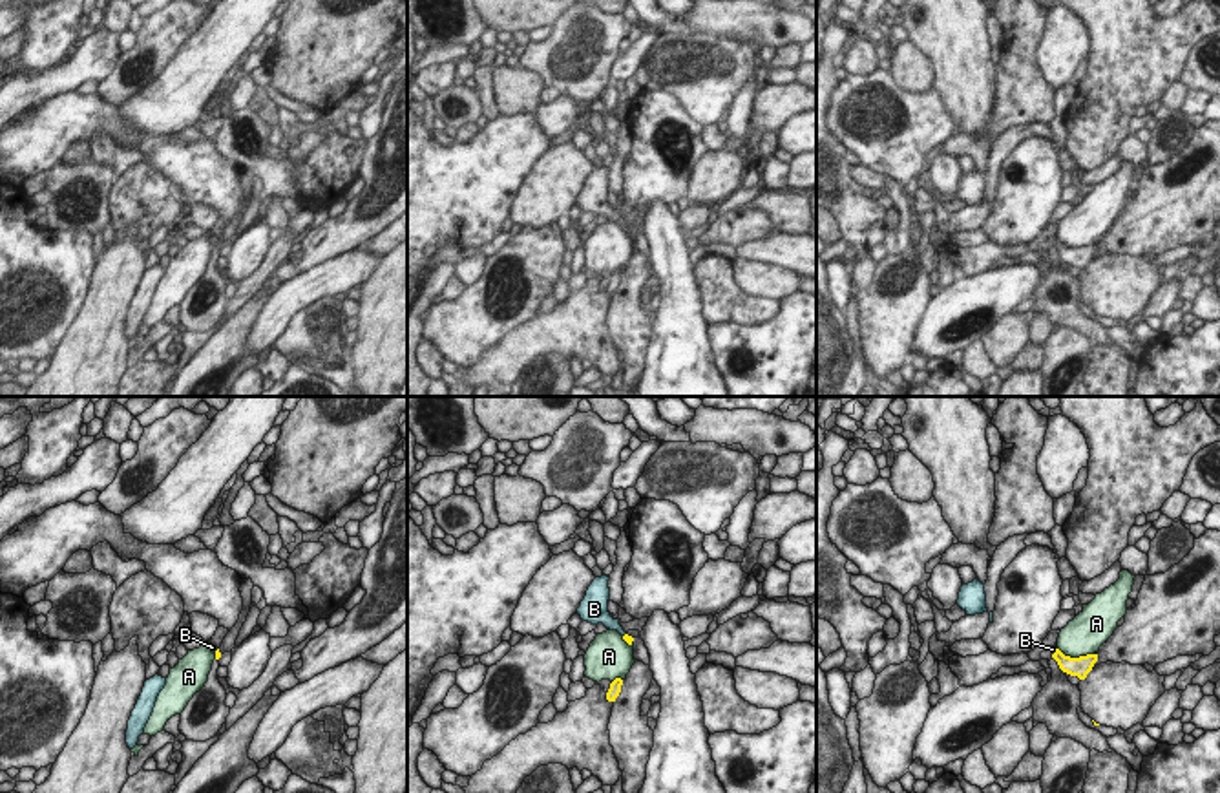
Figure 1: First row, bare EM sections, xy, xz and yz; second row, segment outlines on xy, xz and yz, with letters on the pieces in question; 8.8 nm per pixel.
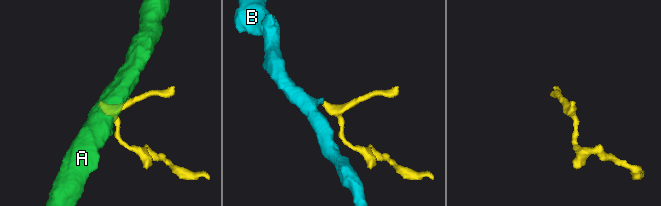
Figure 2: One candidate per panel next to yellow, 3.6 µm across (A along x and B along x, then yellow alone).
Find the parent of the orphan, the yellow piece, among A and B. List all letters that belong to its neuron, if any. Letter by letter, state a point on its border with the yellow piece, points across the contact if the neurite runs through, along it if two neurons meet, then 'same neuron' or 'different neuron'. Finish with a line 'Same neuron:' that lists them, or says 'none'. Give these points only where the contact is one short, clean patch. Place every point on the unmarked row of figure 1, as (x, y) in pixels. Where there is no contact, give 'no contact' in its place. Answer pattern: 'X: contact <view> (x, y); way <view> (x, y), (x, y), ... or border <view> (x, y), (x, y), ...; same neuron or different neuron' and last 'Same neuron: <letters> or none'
A: contact yz (1076, 249); different neuron
B: contact yz (1054, 242); way yz (1071, 256), (1054, 242), (1052, 240); same neuron
Same neuron: B

